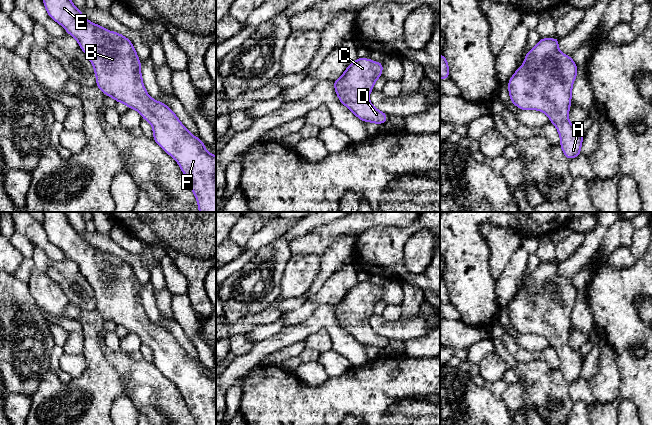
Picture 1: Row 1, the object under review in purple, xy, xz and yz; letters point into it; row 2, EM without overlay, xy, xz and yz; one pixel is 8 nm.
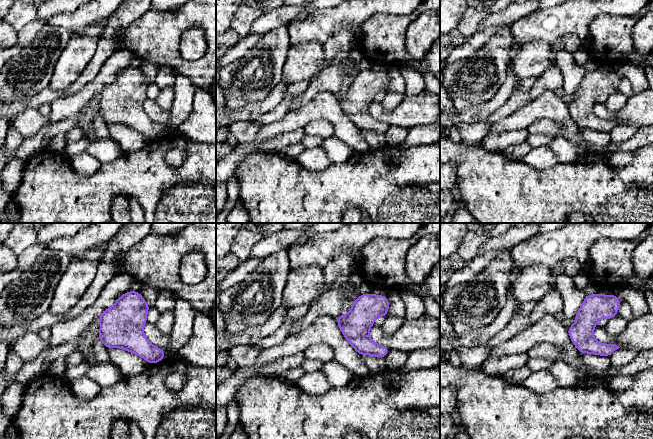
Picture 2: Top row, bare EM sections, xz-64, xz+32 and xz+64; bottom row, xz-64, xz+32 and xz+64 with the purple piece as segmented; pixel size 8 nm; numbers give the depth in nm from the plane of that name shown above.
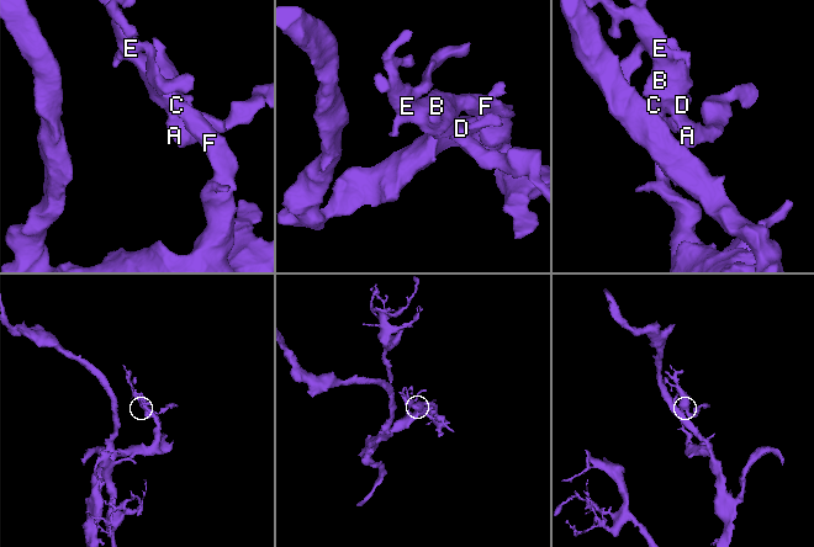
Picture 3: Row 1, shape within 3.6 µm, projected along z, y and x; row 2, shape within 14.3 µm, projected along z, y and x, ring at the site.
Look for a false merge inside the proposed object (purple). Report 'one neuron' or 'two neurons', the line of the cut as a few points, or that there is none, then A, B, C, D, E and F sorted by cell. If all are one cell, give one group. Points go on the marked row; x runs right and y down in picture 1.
one neuron; cut none; groups A B C D E F

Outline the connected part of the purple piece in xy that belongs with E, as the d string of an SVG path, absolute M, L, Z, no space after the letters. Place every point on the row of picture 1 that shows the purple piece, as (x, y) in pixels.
M42 0L49 17L60 24L78 43L93 65L96 86L106 95L138 111L152 125L153 140L179 165L194 193L199 212L216 212L216 156L209 153L199 137L192 135L163 102L148 95L143 85L141 62L132 42L84 17L71 0Z

